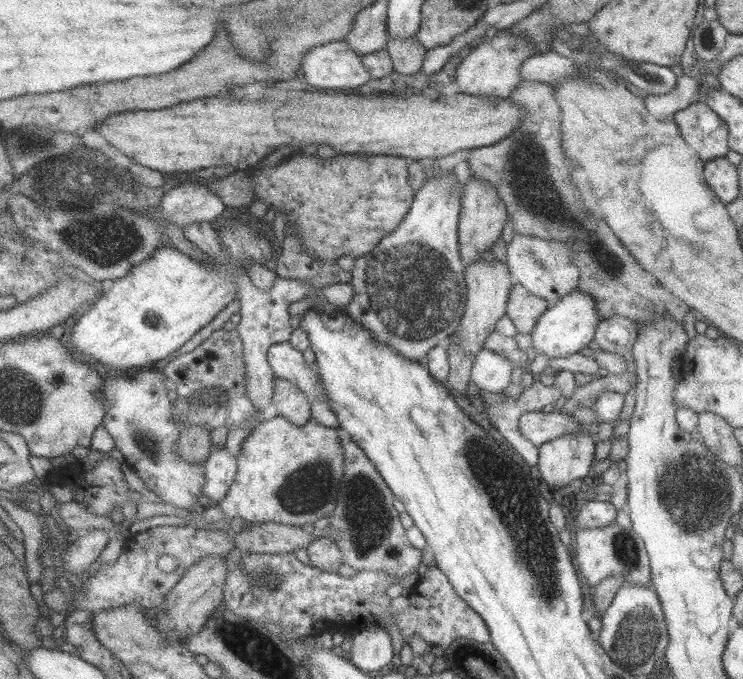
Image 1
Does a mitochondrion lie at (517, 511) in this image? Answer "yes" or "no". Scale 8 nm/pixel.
yes

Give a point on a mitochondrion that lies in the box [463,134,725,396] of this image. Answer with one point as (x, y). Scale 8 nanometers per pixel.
(548, 207)

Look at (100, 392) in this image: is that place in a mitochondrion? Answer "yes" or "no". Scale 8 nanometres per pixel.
no

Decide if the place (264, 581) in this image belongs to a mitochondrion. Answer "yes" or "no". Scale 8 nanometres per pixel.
yes

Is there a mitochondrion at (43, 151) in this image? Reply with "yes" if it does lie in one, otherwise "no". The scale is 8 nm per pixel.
yes

